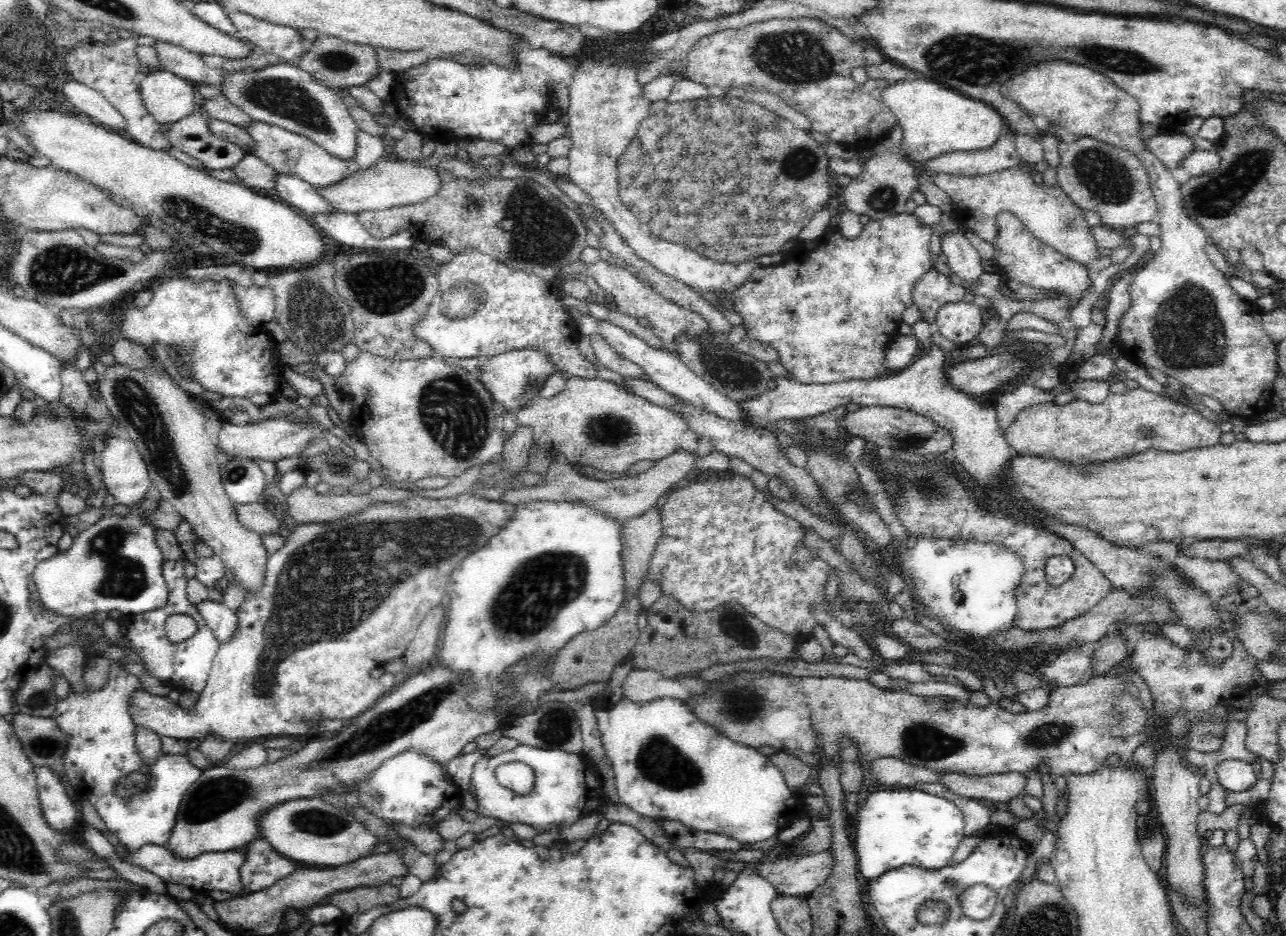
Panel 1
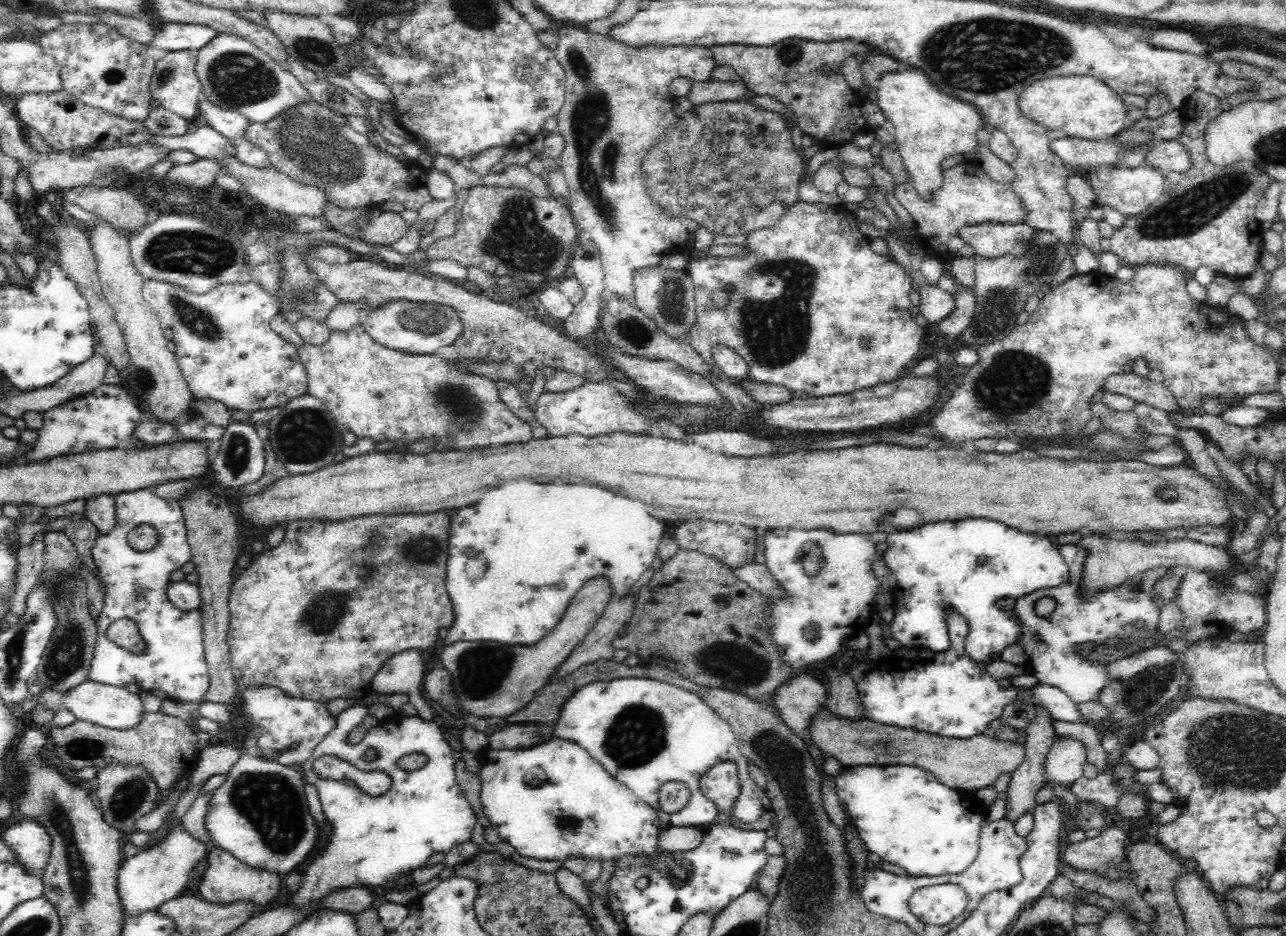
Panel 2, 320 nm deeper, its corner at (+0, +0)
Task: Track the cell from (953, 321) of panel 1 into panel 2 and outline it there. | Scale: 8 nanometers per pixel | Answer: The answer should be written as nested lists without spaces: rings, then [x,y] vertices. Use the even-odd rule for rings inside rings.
[[[937,284],[917,285],[915,299],[919,304],[919,312],[922,313],[929,323],[943,321],[952,310],[955,309],[954,297],[948,291],[944,291]]]

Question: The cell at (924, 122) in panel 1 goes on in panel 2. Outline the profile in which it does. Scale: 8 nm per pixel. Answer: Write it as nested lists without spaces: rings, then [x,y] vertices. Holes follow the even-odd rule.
[[[921,70],[884,73],[875,90],[877,105],[895,134],[896,152],[908,169],[918,194],[928,200],[943,182],[941,162],[953,154],[976,148],[976,131],[983,126],[983,116],[970,103],[942,94]]]

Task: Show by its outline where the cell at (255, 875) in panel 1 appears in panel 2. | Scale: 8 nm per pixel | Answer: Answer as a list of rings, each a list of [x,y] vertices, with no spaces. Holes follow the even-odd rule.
[[[214,847],[207,853],[206,859],[208,867],[198,890],[200,892],[200,899],[208,903],[220,906],[240,901],[252,903],[256,907],[256,914],[260,914],[268,902],[280,892],[280,888],[283,888],[284,876],[246,866],[226,850]]]

